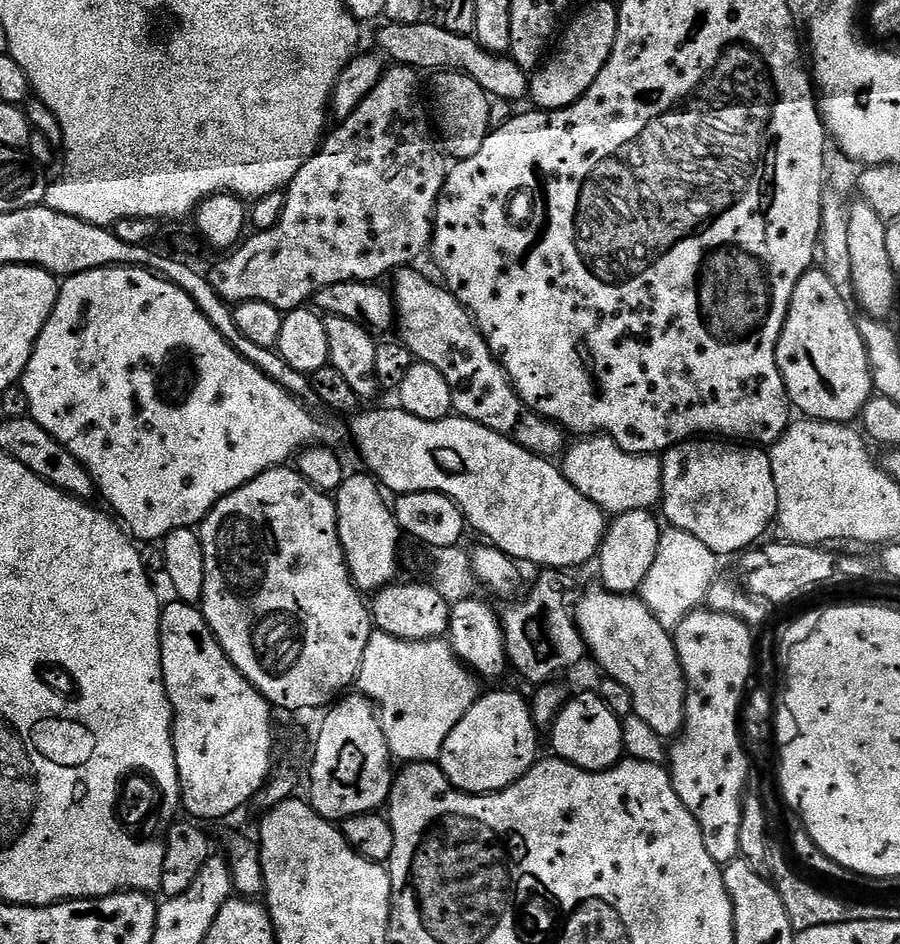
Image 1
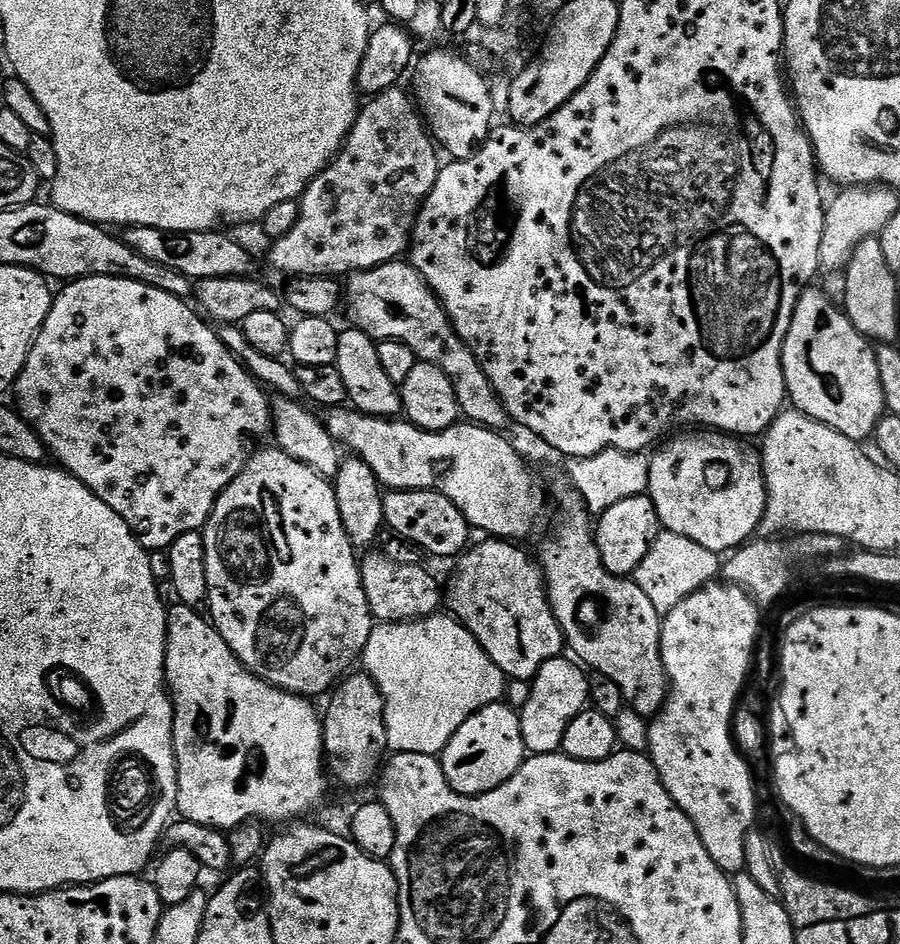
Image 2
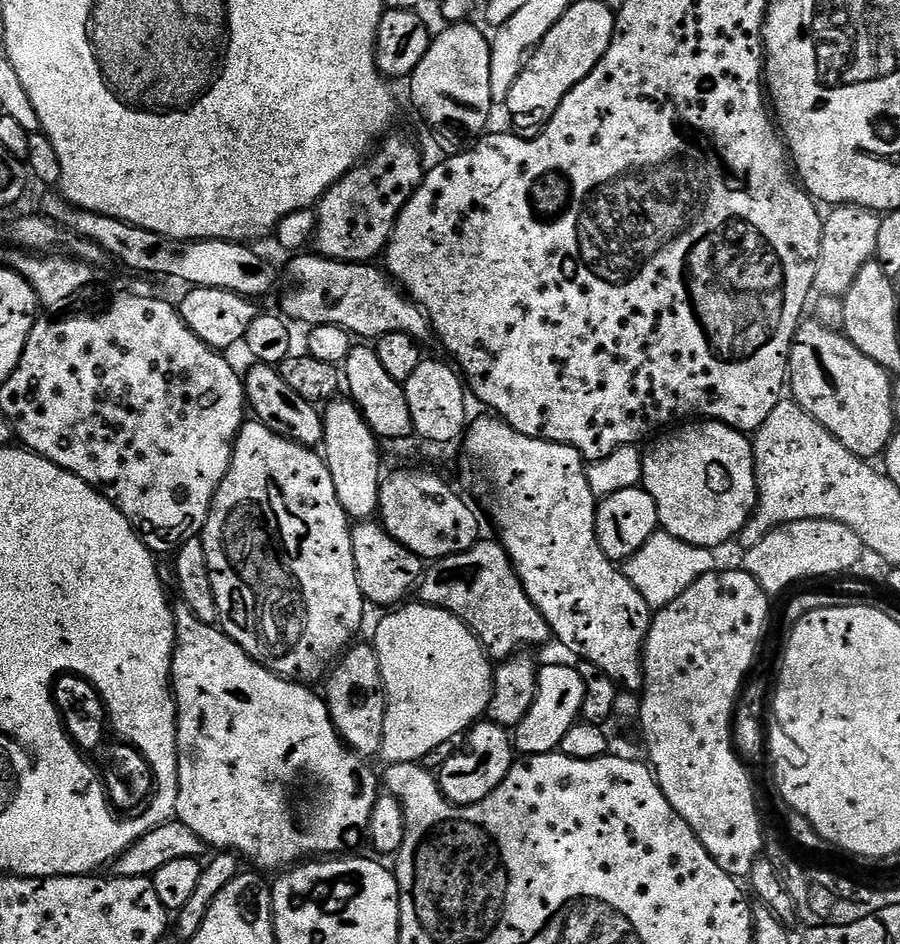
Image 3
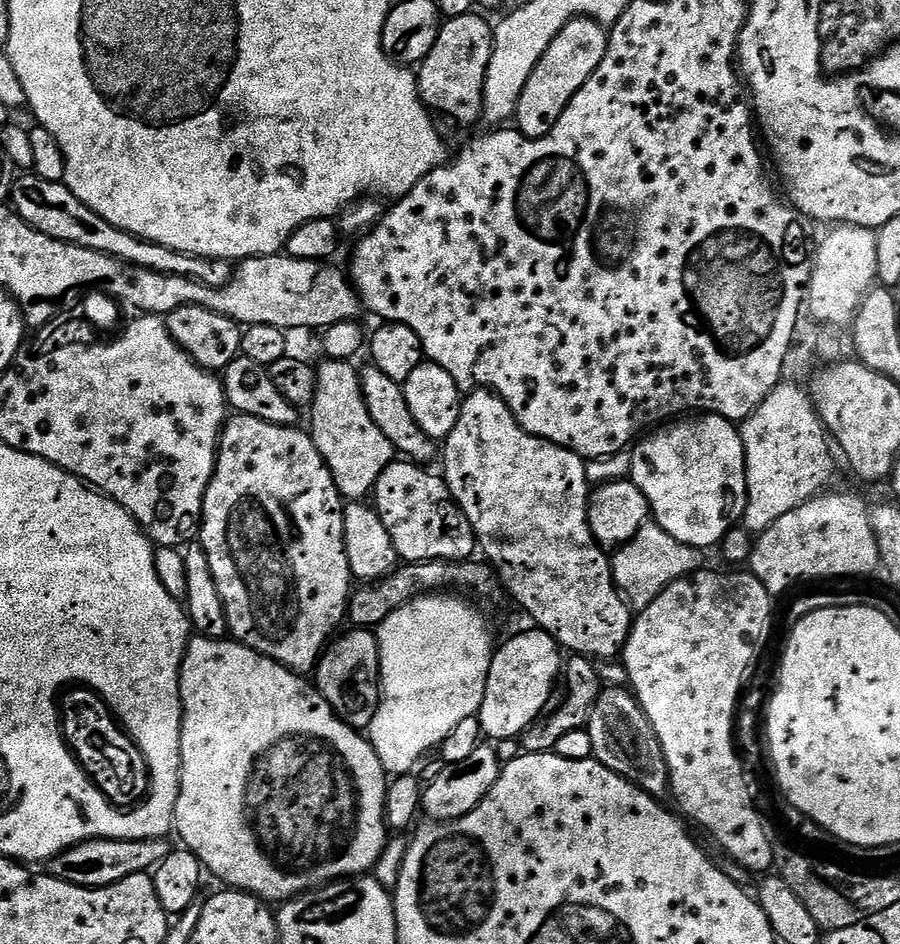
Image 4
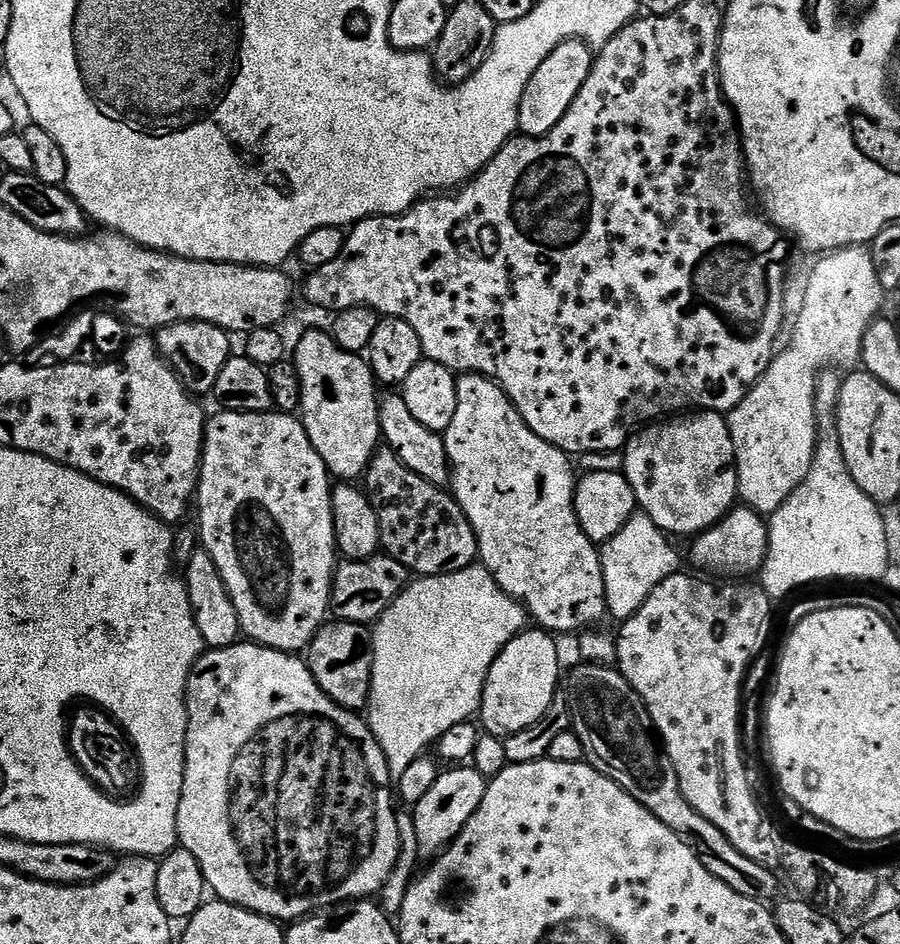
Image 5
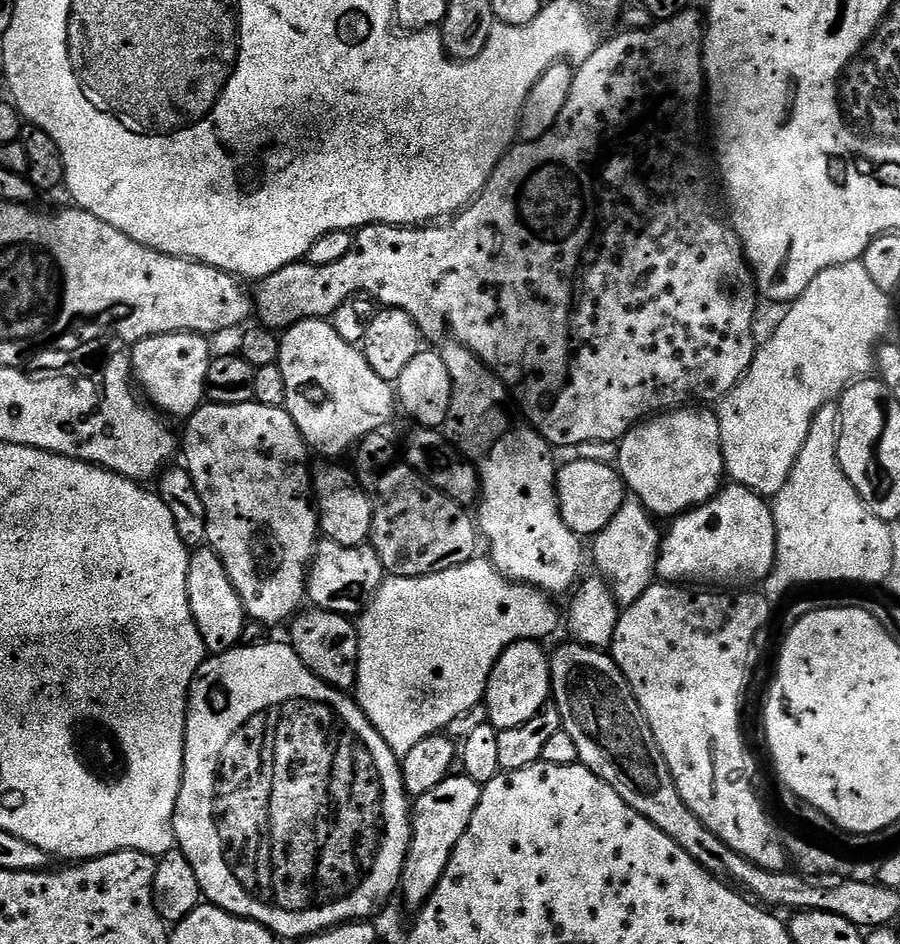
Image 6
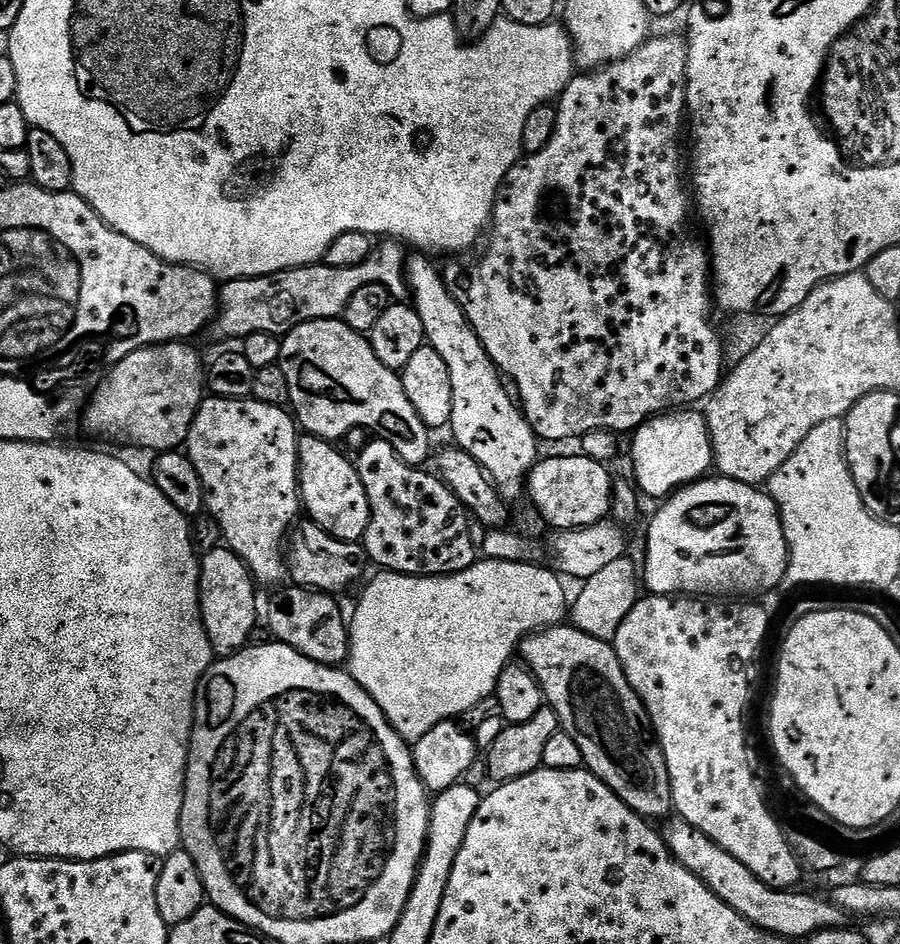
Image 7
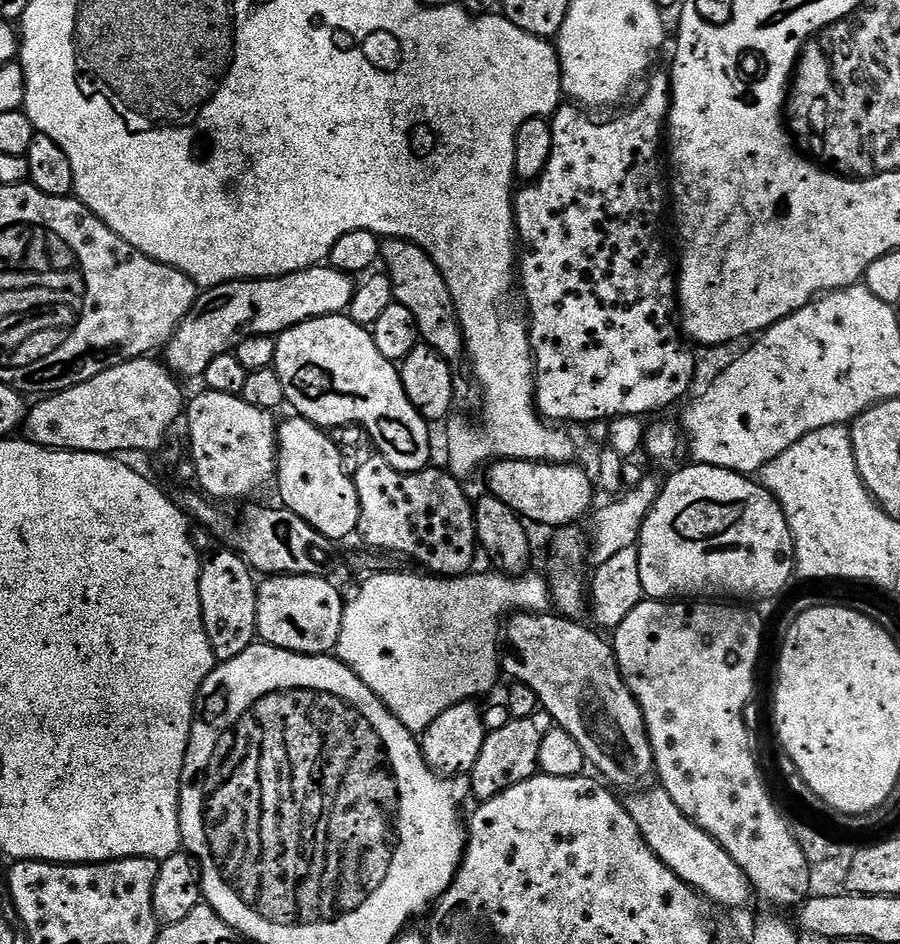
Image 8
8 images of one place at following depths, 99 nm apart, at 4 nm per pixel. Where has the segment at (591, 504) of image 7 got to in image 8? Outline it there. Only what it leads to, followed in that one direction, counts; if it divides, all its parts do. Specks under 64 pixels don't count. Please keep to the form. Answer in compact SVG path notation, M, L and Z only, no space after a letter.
M500 458L493 464L496 465L488 472L487 491L498 502L506 502L529 525L545 524L551 530L559 530L576 522L572 520L582 519L592 504L593 477L575 468L575 463L545 464L539 460Z

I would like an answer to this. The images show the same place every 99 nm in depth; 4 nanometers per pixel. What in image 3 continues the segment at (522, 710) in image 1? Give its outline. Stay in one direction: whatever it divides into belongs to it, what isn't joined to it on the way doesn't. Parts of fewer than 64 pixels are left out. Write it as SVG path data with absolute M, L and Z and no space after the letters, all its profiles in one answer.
M477 722L467 733L469 748L452 756L438 771L442 794L452 804L477 804L506 778L514 763L513 737L509 729L491 722Z

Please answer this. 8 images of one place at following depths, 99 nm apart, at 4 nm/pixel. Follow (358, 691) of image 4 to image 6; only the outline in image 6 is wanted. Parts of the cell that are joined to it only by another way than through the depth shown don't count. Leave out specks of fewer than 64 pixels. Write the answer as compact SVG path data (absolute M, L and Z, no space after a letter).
M309 607L291 621L290 643L312 673L341 690L352 690L356 686L356 664L360 659L360 633L349 617L321 608Z

